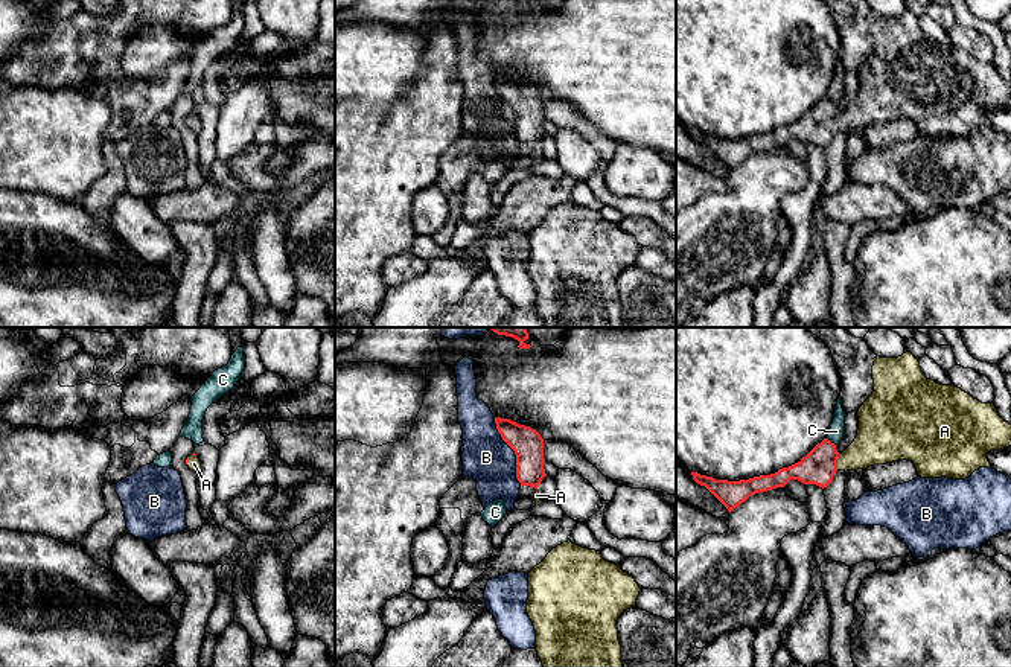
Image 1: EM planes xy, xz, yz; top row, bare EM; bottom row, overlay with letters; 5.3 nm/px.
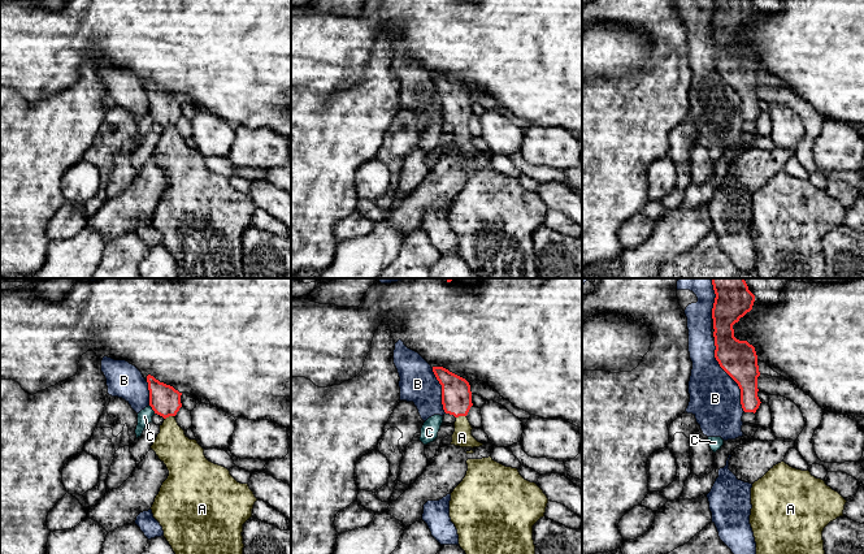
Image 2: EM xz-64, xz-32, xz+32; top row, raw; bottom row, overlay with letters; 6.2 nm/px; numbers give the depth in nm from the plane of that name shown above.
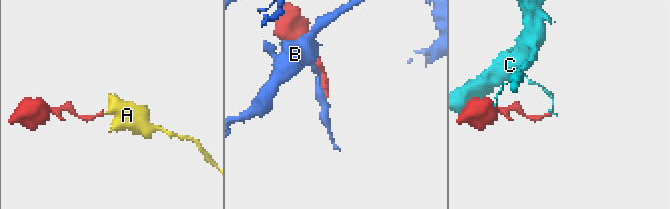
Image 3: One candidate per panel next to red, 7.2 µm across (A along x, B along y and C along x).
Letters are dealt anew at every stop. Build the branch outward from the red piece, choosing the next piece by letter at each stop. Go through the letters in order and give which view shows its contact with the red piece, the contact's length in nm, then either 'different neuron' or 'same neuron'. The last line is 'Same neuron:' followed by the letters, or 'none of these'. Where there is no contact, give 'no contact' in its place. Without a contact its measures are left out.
A: yz | 90 nm | same neuron
B: xz | 380 nm | different neuron
C: yz | 70 nm | different neuron
Same neuron: A

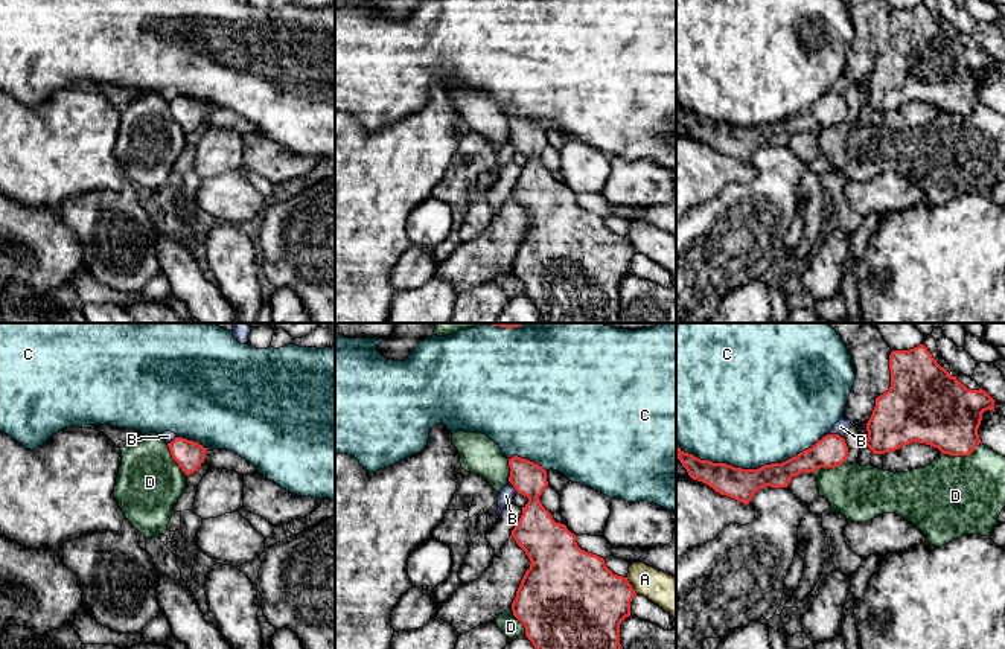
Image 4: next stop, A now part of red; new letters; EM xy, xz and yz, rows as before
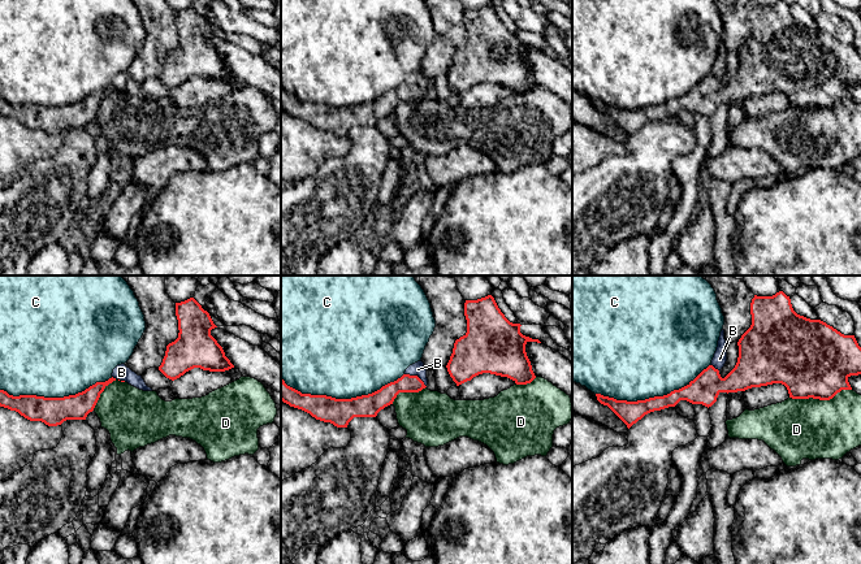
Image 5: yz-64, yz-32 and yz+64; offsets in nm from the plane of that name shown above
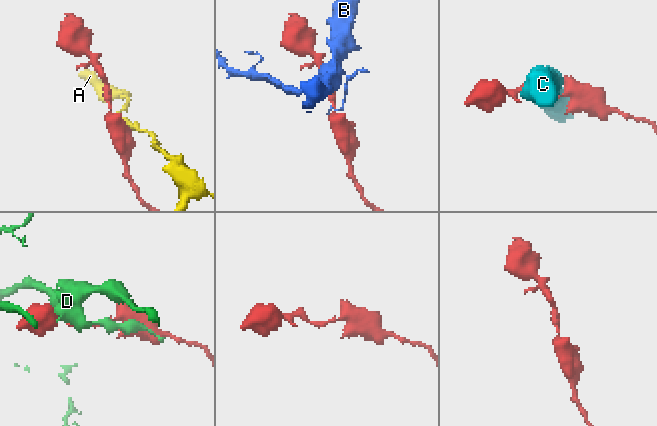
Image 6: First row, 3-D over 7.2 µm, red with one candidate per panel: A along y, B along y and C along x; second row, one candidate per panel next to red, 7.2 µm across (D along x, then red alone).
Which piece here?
A: xz | 110 nm | different neuron
B: yz | 90 nm | different neuron
C: yz | 800 nm | different neuron
D: yz | 220 nm | different neuron
Same neuron: none of these

